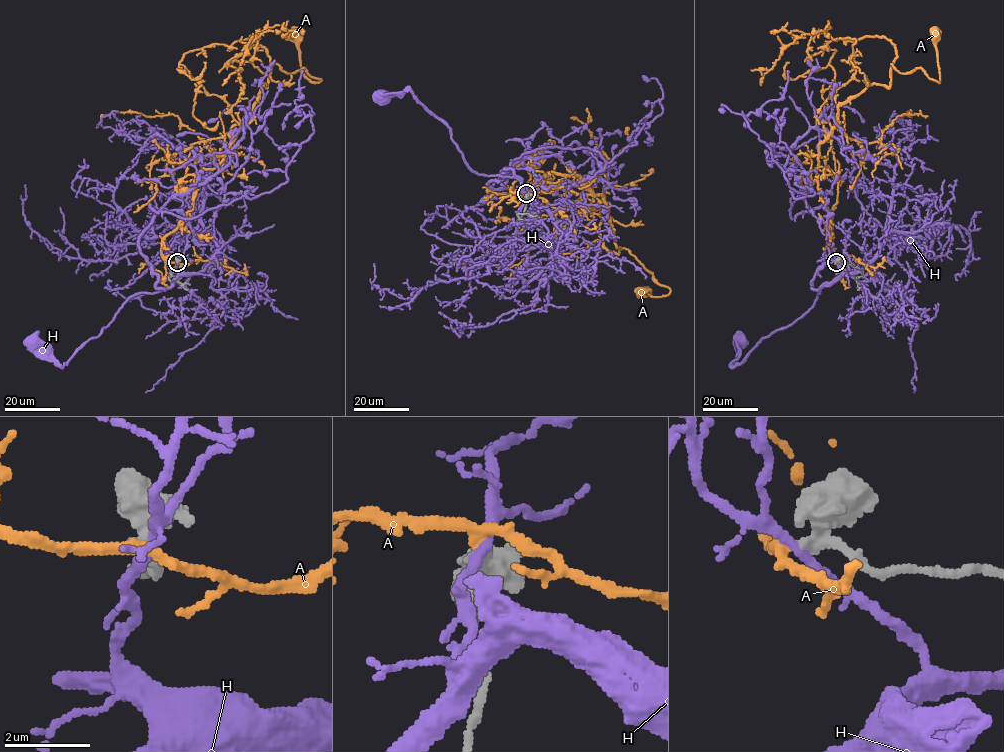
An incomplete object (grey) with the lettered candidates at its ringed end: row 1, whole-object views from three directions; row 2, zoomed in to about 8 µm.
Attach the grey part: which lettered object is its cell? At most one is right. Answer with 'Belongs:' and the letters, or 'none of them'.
Belongs: A

